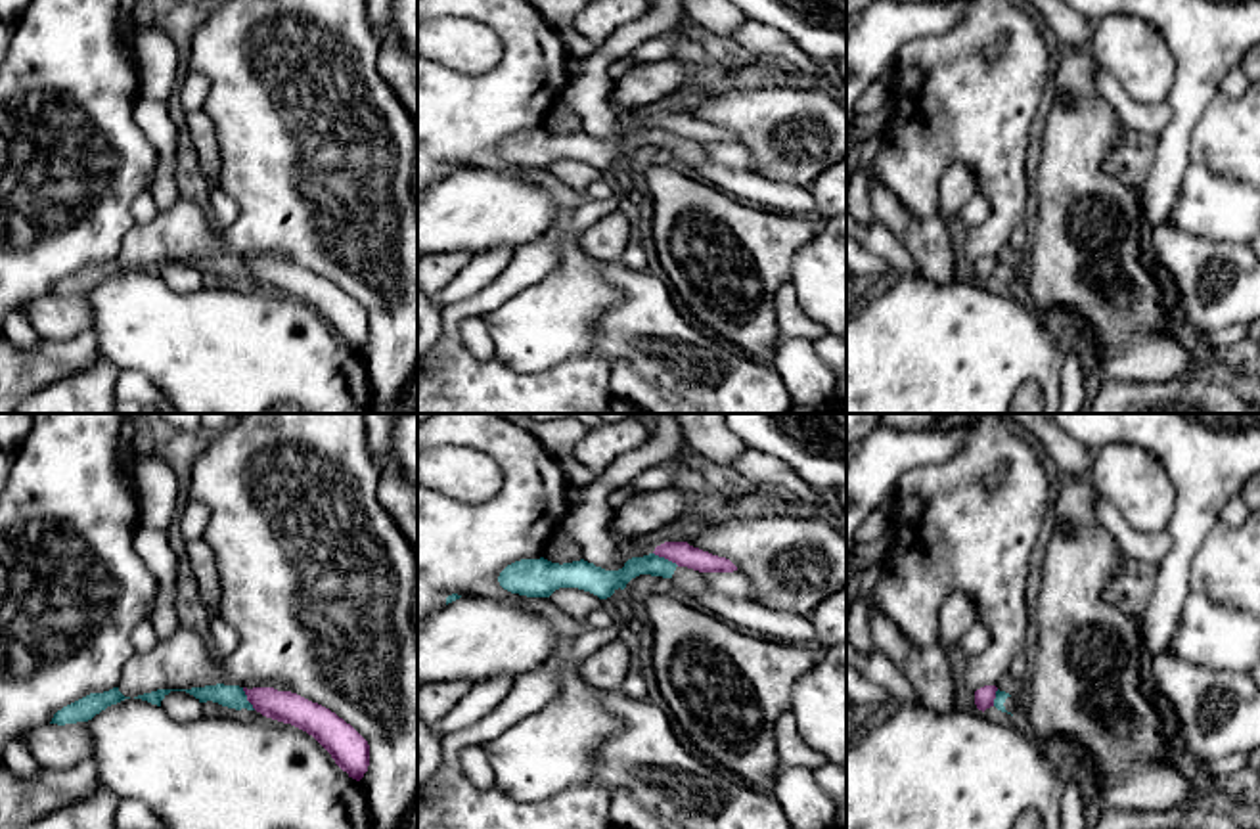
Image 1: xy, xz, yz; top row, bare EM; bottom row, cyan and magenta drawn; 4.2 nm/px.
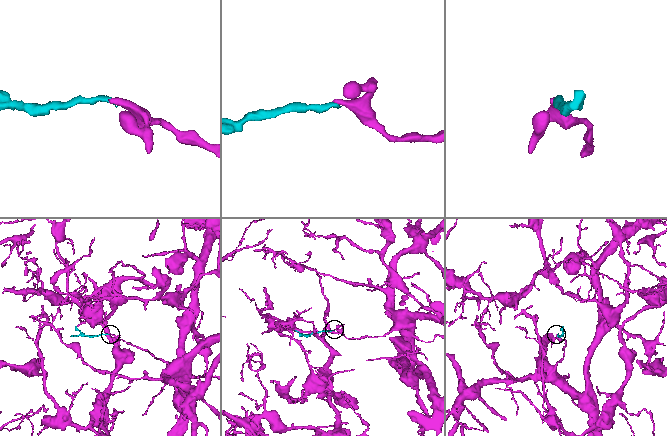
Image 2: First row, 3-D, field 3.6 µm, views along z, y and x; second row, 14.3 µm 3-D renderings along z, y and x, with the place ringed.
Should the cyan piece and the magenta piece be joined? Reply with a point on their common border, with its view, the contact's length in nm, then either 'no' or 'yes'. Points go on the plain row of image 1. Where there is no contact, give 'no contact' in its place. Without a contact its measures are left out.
contact xz (667, 131); length 130 nm; no

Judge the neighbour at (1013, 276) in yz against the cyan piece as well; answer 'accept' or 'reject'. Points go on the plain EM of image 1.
accept

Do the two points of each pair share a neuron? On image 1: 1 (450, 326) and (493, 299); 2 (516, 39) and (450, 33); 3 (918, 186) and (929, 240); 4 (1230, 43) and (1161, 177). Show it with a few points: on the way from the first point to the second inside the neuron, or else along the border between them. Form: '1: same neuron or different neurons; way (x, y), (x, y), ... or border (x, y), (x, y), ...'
1: same neuron; way (460, 314), (481, 303)
2: different neurons; border (473, 20), (502, 46), (502, 60), (481, 75)
3: different neurons; border (891, 190), (916, 217), (935, 221)
4: same neuron; way (1199, 75), (1188, 96), (1186, 113), (1172, 144)

